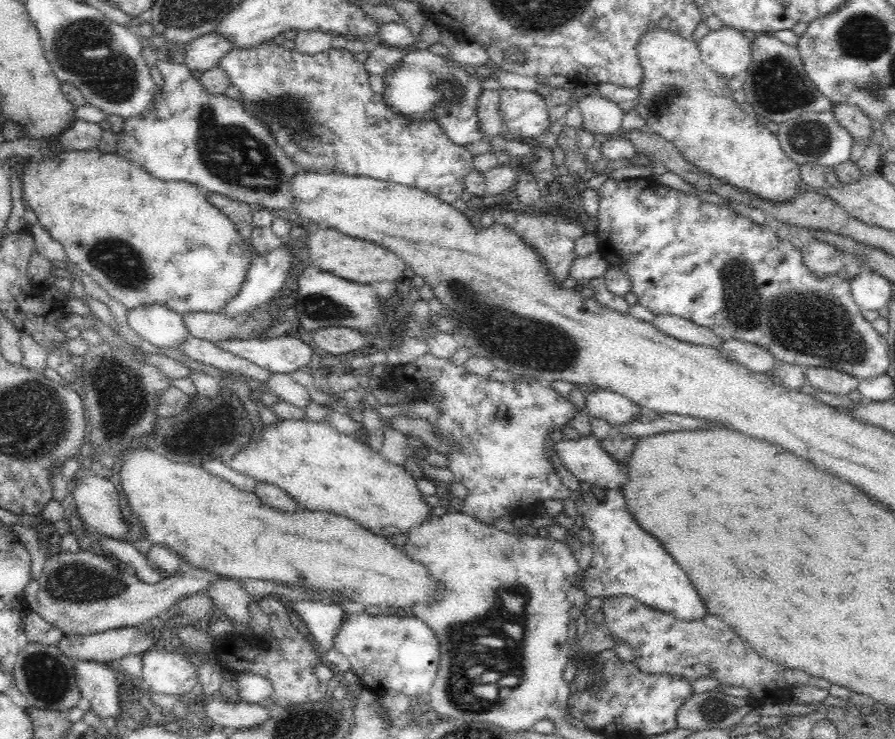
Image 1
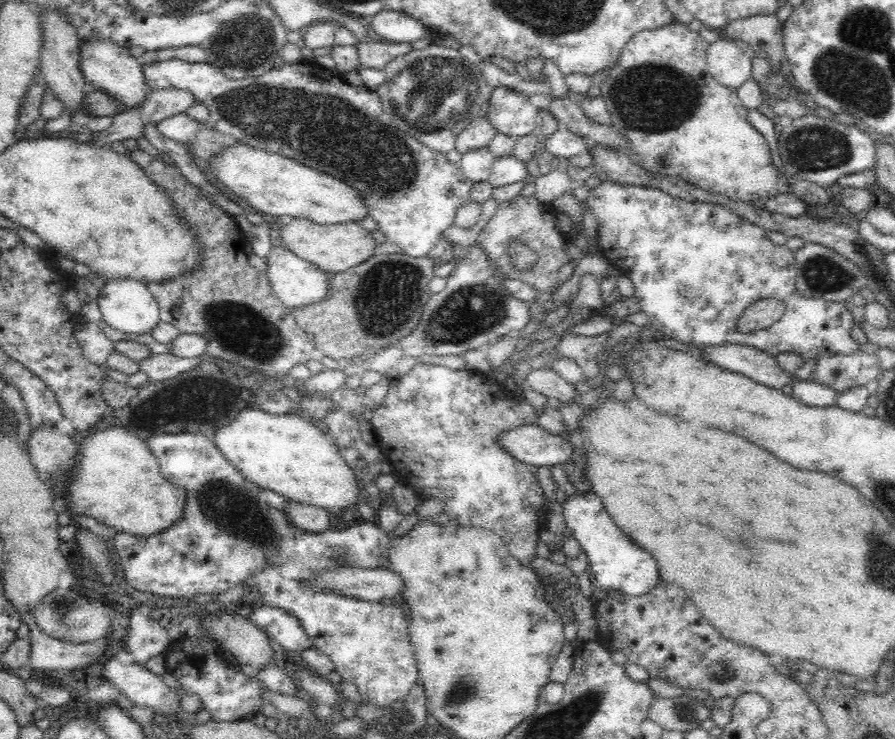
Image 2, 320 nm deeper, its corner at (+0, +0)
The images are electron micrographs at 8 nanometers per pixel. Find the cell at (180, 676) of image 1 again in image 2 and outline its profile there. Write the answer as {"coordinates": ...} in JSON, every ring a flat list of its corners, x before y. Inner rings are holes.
{"coordinates":[[133,606,128,610,129,624,128,640,126,640,126,648,133,656,133,662,144,665,147,660,164,653,164,650,171,644,171,639,166,633,166,628,160,626,158,623,158,616,146,616,138,611,138,607,133,609]]}

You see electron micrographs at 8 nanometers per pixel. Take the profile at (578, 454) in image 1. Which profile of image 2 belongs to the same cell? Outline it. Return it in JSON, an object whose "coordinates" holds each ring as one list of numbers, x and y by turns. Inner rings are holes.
{"coordinates":[[526,424,504,432,495,444,515,460,536,468,565,464,575,446,538,425]]}

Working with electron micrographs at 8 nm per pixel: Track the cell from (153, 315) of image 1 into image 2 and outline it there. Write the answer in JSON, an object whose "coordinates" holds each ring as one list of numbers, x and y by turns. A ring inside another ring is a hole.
{"coordinates":[[118,278,118,280,108,280,100,288,96,301,102,311,103,321,112,328,124,334,146,334,160,322,159,308,156,299,148,290,148,287,139,280,132,278]]}

